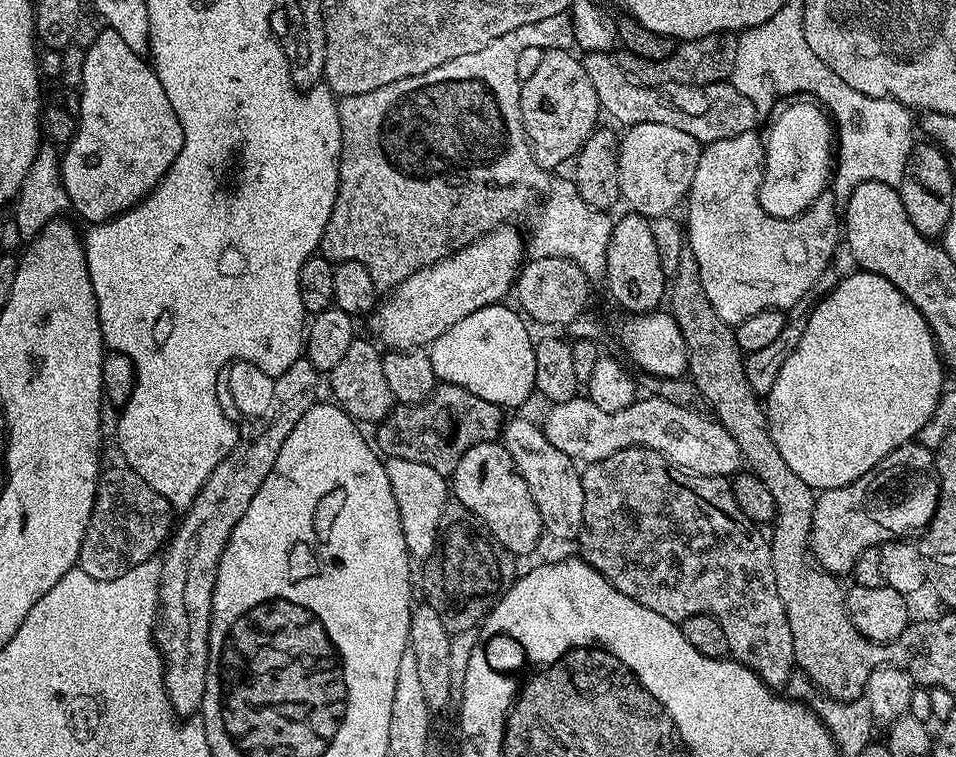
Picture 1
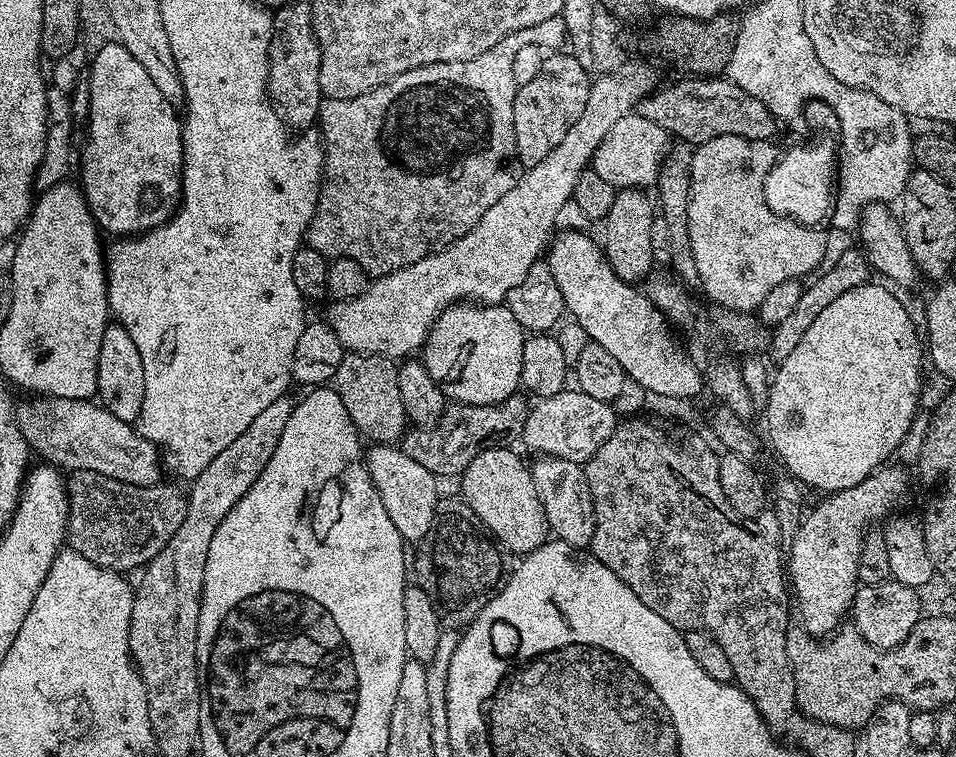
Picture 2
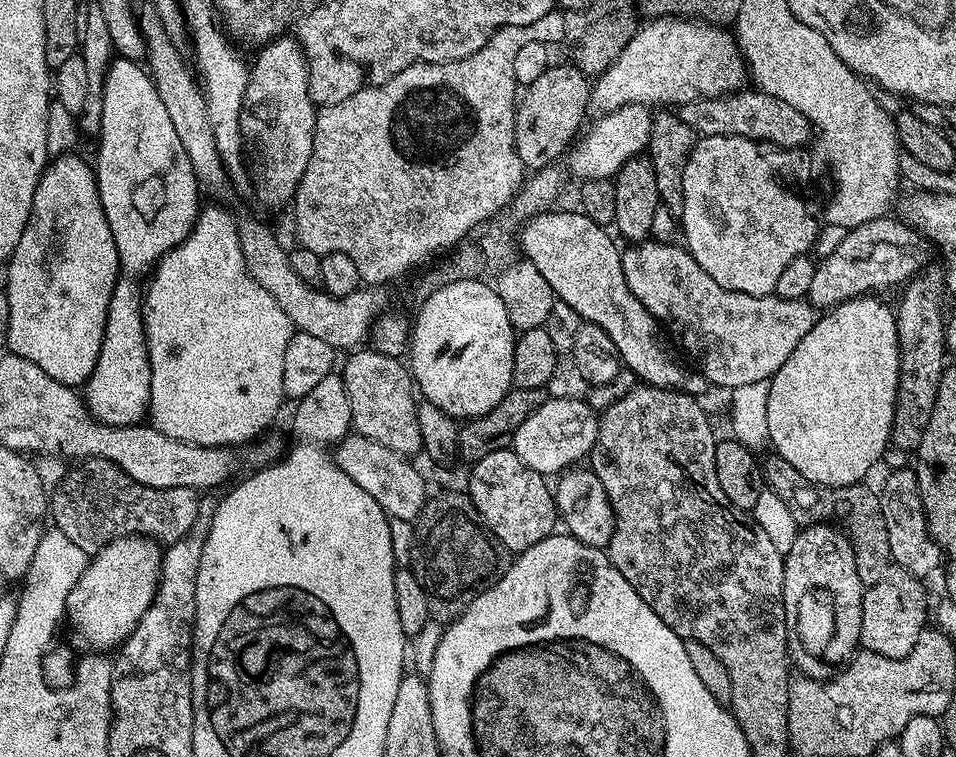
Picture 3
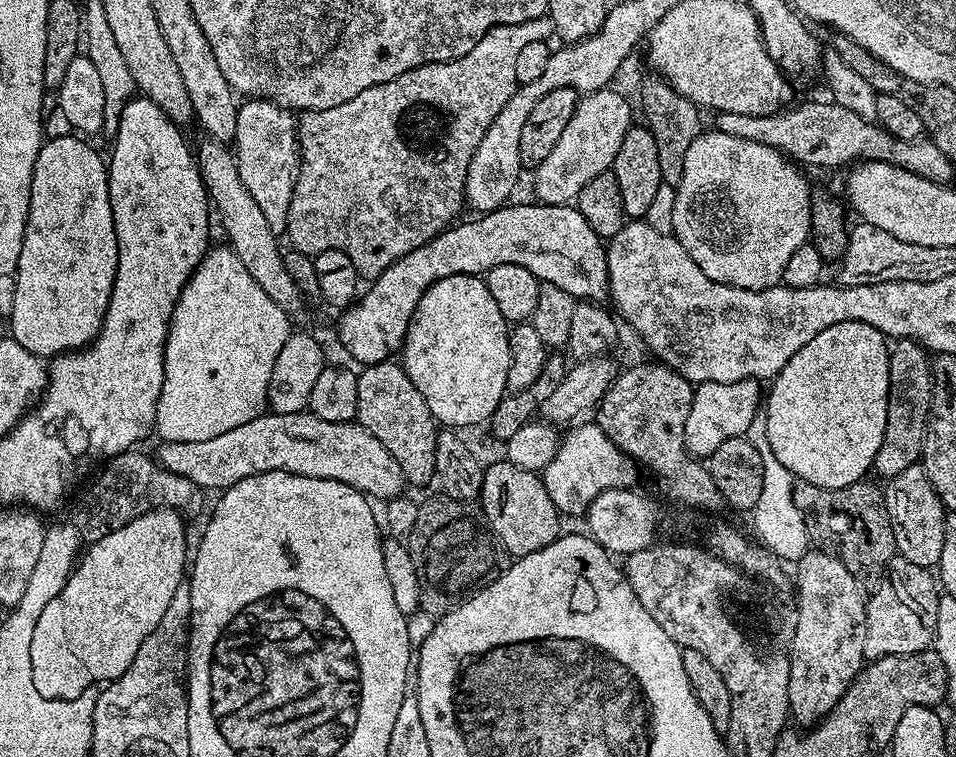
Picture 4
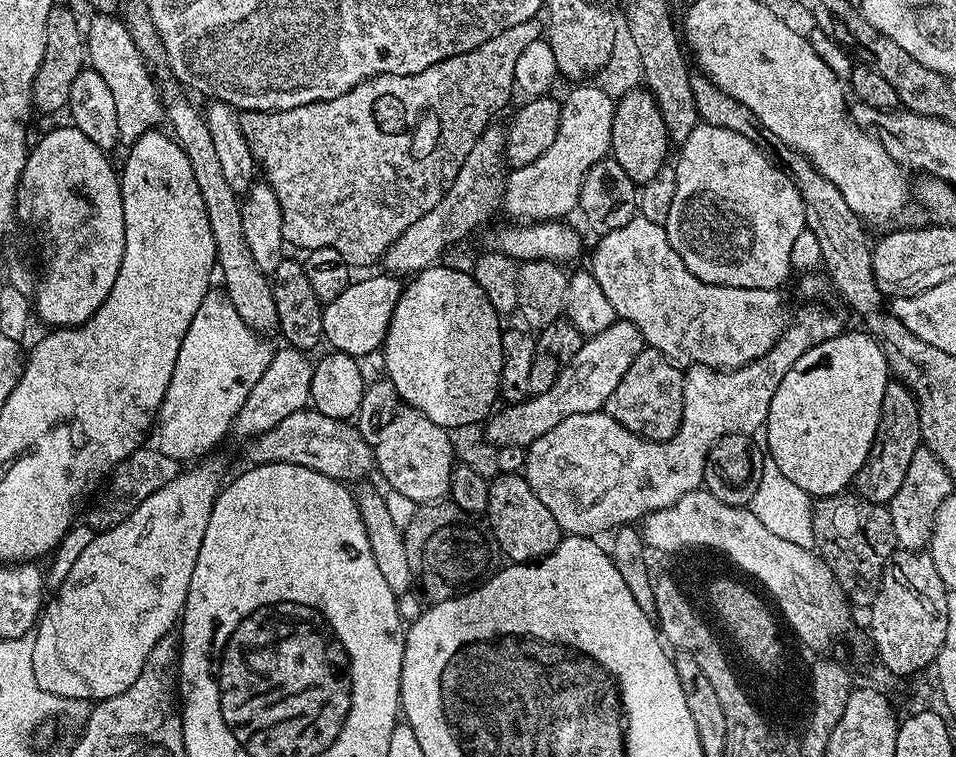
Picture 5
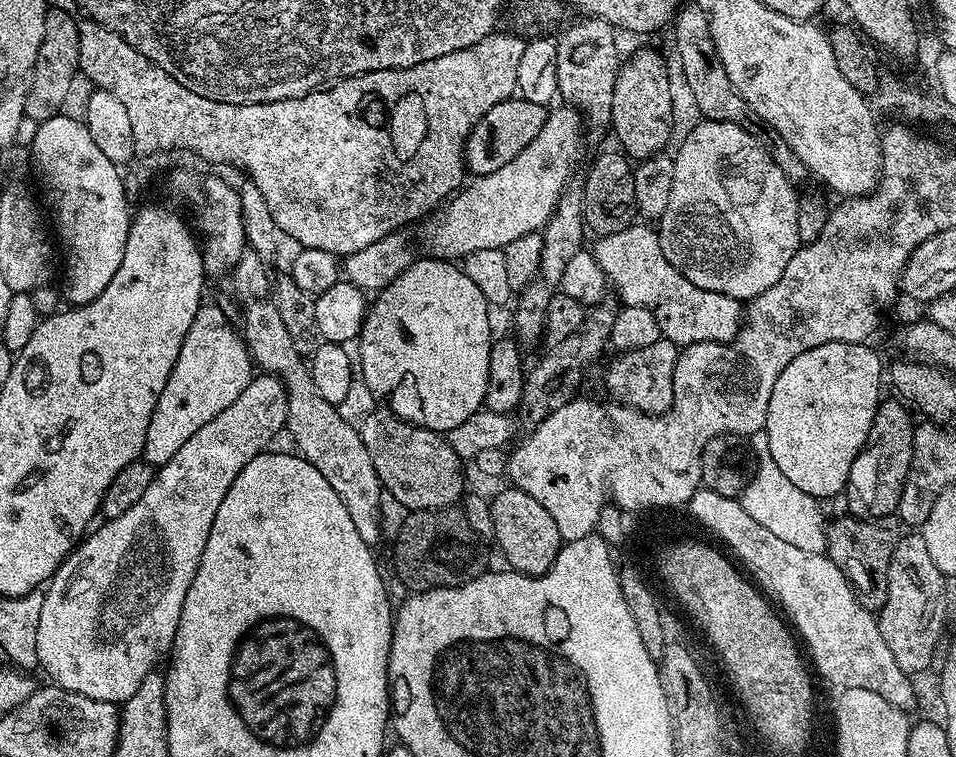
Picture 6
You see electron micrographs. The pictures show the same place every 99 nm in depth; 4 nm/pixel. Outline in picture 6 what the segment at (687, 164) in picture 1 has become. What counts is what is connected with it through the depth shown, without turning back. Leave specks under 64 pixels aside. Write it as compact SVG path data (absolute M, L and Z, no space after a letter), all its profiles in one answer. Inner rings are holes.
M571 106L553 107L542 130L518 158L510 158L502 170L465 183L441 207L423 221L420 236L429 257L449 262L474 254L474 250L505 248L515 239L540 232L554 214L565 186L573 179L572 167L580 156L582 116Z

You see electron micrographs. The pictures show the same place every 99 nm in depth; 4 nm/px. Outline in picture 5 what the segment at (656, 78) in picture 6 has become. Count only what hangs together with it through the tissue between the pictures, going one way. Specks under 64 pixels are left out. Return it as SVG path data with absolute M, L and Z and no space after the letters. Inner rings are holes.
M639 86L630 90L615 101L614 126L612 127L611 159L626 170L627 177L631 178L637 186L643 186L666 166L664 160L668 156L670 141L668 131L662 122L662 114L656 105L656 99L647 87Z

